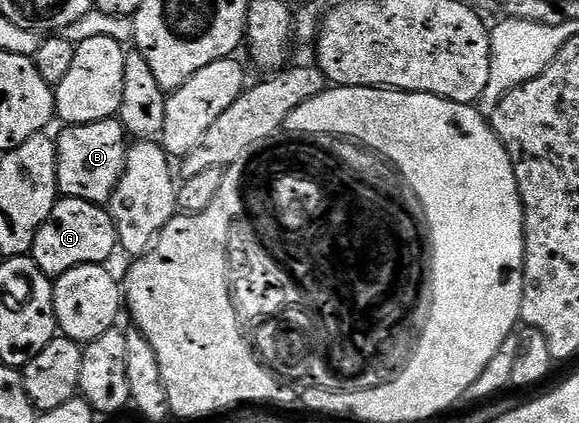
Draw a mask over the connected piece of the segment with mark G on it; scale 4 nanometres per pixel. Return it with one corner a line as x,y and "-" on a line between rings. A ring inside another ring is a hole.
59,197
48,220
36,232
32,257
51,280
77,266
96,266
109,263
114,250
119,249
116,228
106,206
97,206
88,200

